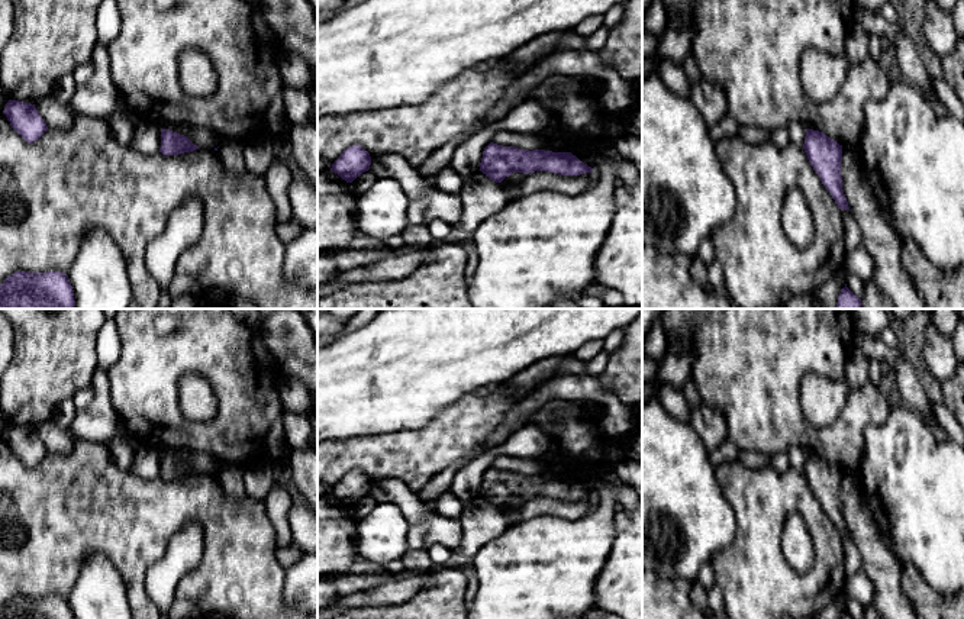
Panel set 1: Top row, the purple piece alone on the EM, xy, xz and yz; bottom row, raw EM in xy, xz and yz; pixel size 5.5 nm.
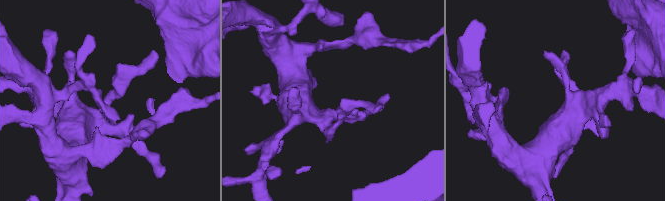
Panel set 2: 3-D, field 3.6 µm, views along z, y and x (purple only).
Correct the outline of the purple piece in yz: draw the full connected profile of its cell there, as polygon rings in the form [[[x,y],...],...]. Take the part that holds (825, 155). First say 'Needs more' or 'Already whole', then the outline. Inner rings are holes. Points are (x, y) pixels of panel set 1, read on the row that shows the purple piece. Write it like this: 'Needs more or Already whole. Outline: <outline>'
Already whole. Outline: [[[806,129],[803,149],[825,188],[841,210],[849,210],[842,190],[841,162],[842,145],[828,138],[823,132]]]

